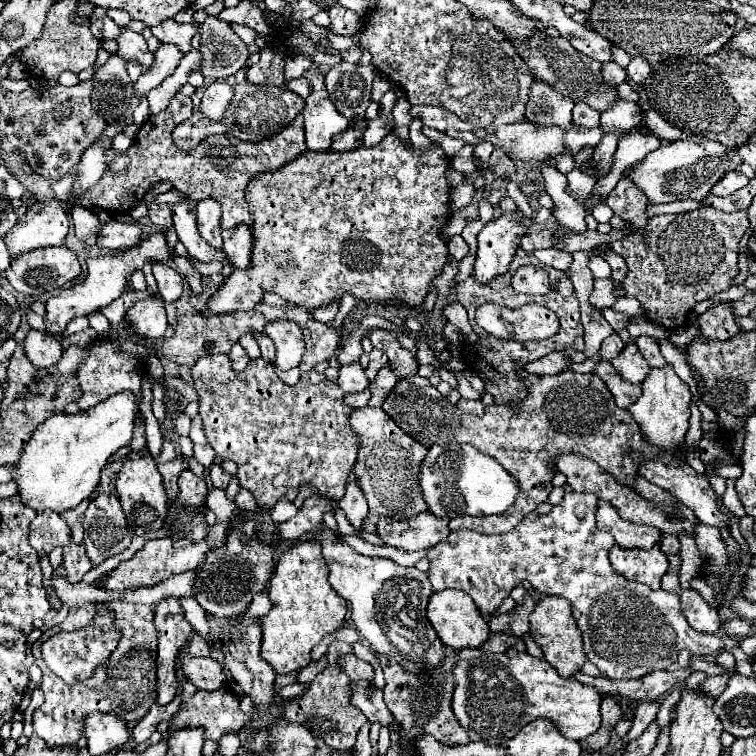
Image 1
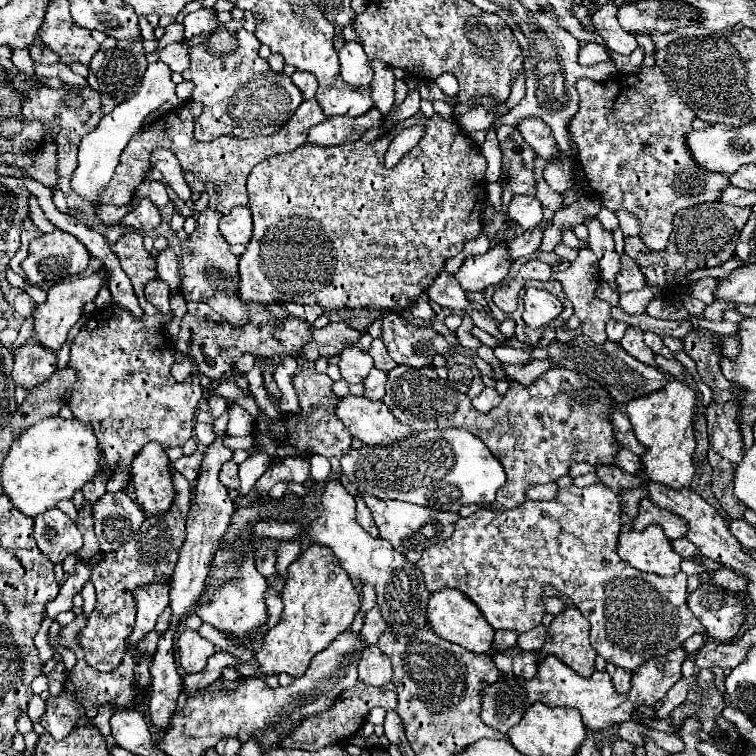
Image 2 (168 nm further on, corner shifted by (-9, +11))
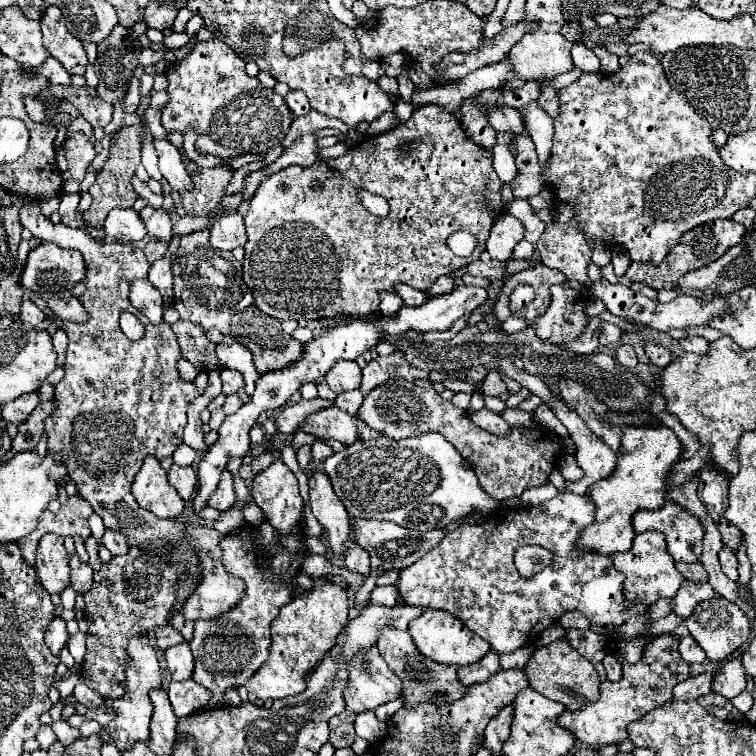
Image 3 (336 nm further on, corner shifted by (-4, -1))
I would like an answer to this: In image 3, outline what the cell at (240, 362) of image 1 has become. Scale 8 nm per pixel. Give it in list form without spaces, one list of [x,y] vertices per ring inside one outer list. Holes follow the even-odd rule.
[[[221,370],[221,382],[223,382],[223,394],[233,394],[243,388],[243,376],[235,370]]]

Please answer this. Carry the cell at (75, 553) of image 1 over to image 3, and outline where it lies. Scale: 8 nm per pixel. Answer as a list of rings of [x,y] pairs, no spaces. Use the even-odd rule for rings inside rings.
[[[55,616],[53,622],[49,624],[47,634],[45,634],[45,644],[49,646],[53,656],[59,656],[59,652],[67,644],[67,638],[69,638],[69,634],[67,634],[67,628],[65,628],[65,620],[61,616]]]

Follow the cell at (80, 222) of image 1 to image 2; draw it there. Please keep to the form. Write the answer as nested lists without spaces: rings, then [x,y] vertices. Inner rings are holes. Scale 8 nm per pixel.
[[[100,204],[100,206],[96,208],[96,218],[98,218],[102,224],[112,226],[112,224],[118,224],[130,210],[132,210],[130,204],[128,204],[128,206],[104,206],[104,204]]]

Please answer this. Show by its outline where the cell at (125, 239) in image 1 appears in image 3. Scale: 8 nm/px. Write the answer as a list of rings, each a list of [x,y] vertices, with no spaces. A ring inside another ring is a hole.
[[[145,206],[141,210],[141,218],[147,226],[149,236],[155,236],[159,240],[169,240],[171,238],[171,216],[165,208]]]

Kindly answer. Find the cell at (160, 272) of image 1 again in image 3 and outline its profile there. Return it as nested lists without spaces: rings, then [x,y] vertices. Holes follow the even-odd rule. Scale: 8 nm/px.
[[[161,258],[151,264],[149,282],[163,294],[163,300],[167,304],[171,304],[171,300],[173,300],[173,274],[171,274],[169,258]]]

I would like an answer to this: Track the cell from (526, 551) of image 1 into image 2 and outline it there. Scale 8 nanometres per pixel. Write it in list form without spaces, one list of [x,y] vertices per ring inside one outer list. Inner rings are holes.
[[[596,482],[592,486],[578,488],[572,484],[568,488],[560,488],[558,496],[550,502],[526,500],[514,510],[478,510],[468,518],[460,518],[454,534],[442,544],[426,548],[416,564],[424,572],[430,592],[456,588],[482,610],[494,630],[516,630],[520,634],[540,624],[544,614],[544,608],[538,604],[542,598],[542,586],[552,584],[588,618],[594,650],[606,662],[634,672],[646,660],[666,656],[666,652],[680,648],[692,634],[706,636],[706,628],[702,628],[700,620],[694,618],[686,604],[688,590],[684,572],[678,572],[672,578],[640,572],[616,554],[618,534],[622,530],[620,512],[620,498],[608,486]]]

